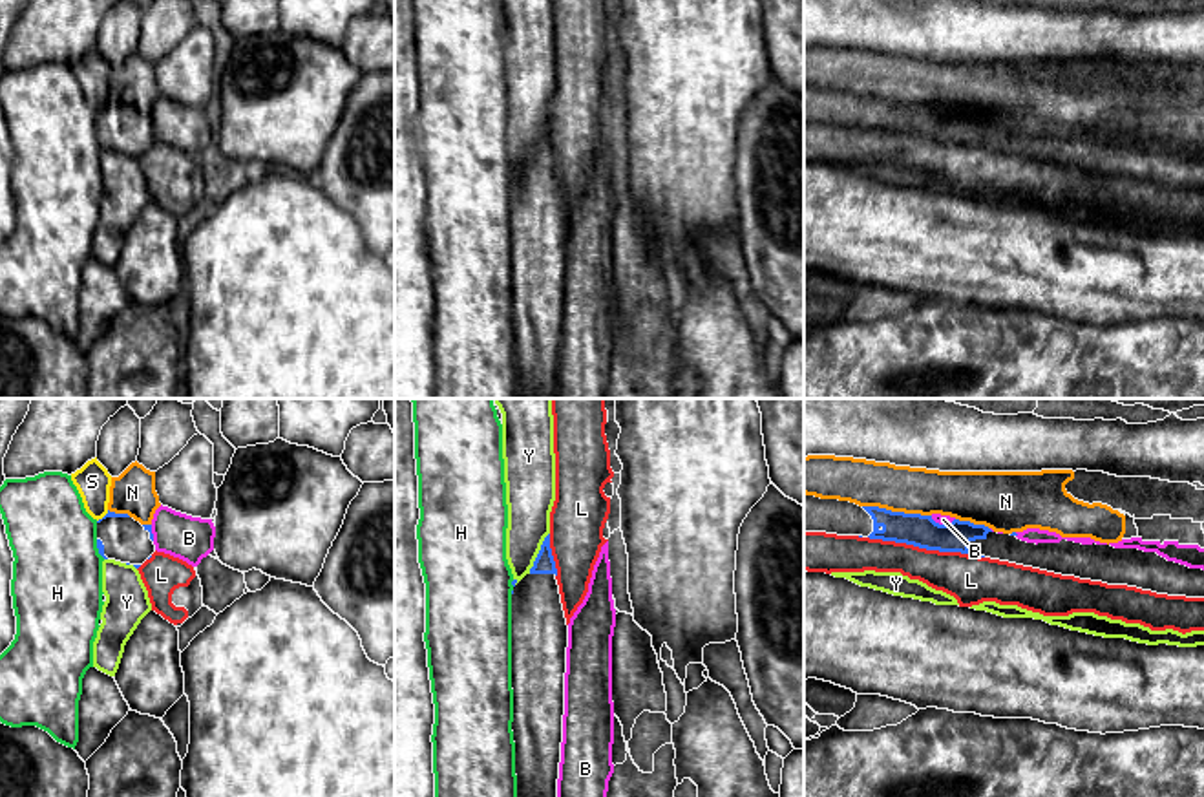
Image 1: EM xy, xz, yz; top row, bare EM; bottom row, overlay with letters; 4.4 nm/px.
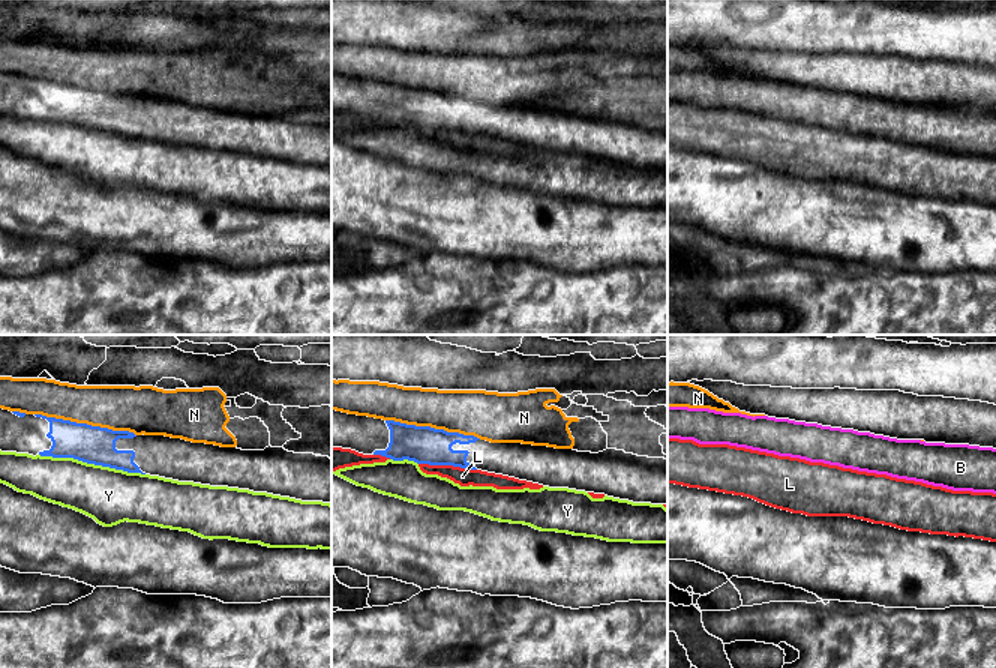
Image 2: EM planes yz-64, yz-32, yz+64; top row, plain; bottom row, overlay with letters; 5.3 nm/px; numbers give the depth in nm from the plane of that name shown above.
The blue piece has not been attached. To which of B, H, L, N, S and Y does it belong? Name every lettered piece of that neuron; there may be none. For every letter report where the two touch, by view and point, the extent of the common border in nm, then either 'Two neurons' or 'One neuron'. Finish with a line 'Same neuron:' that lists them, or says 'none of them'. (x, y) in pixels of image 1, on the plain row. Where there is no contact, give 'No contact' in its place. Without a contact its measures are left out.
B: Touches blue at yz (943, 116). Shared border 110 nm. Two neurons
H: Touches blue at xy (97, 138). Shared border 100 nm. Two neurons
L: Touches blue at yz (927, 139). Shared border 500 nm. Two neurons
N: Touches blue at yz (897, 103). Shared border 300 nm. Two neurons
S: Touches blue at xy (105, 106). Shared border 80 nm. Two neurons
Y: Touches blue at xz (539, 143). Shared border 200 nm. Two neurons
Same neuron: none of them

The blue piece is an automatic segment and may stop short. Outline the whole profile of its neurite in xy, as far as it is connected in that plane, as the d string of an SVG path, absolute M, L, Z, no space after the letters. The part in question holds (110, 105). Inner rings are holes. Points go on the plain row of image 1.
M108 101L97 112L97 139L104 150L139 159L155 143L152 115L141 115L128 104Z

